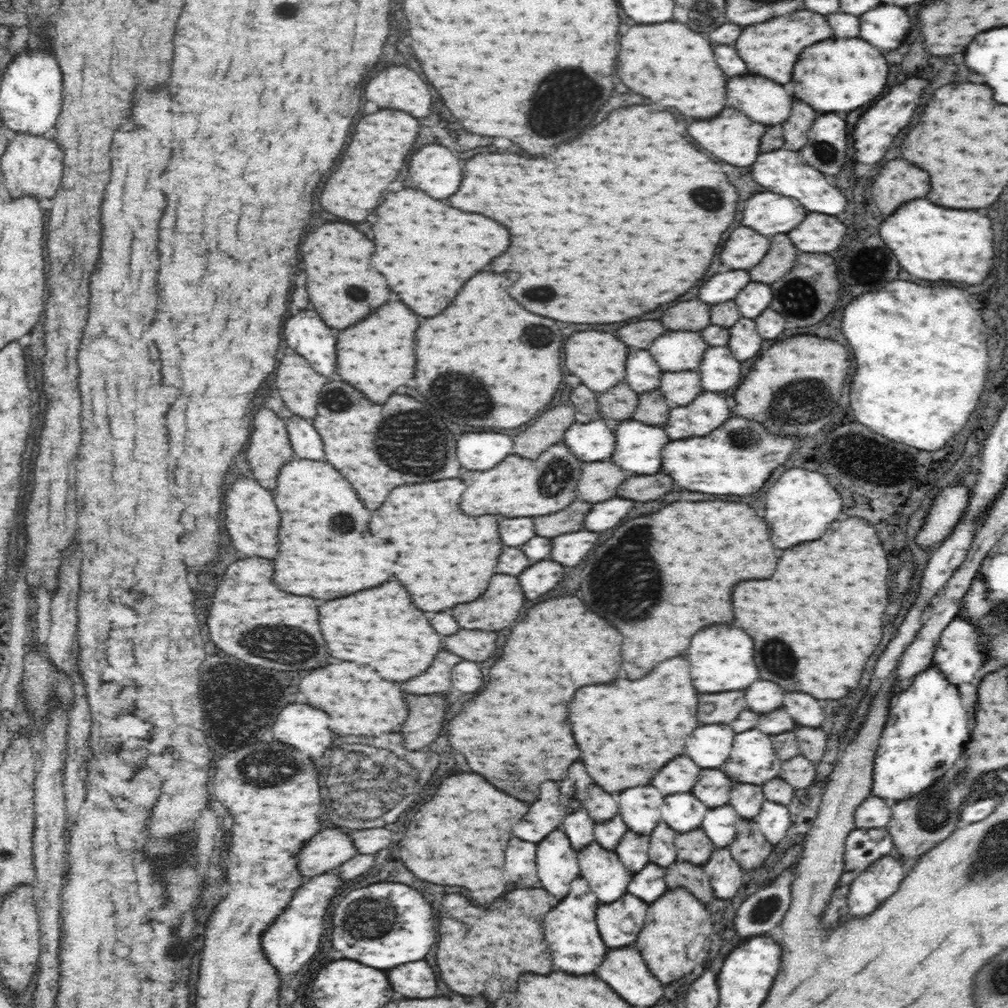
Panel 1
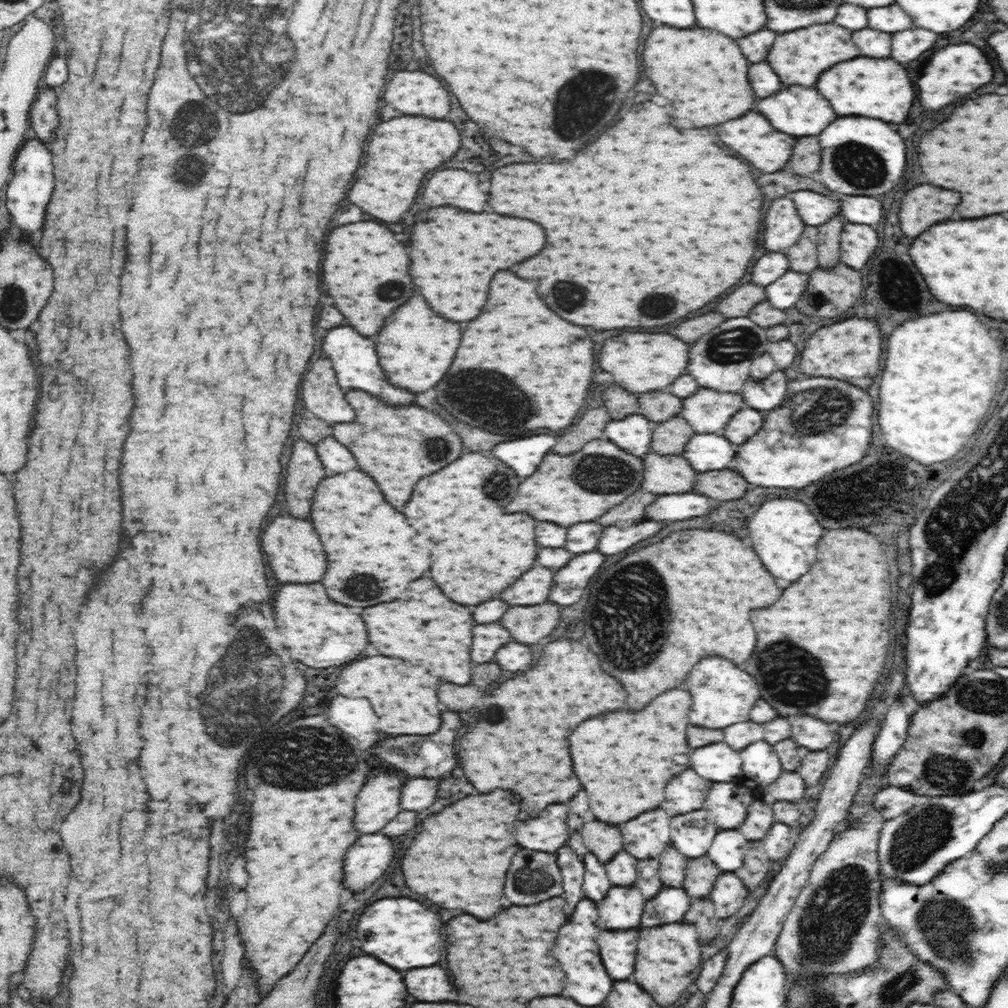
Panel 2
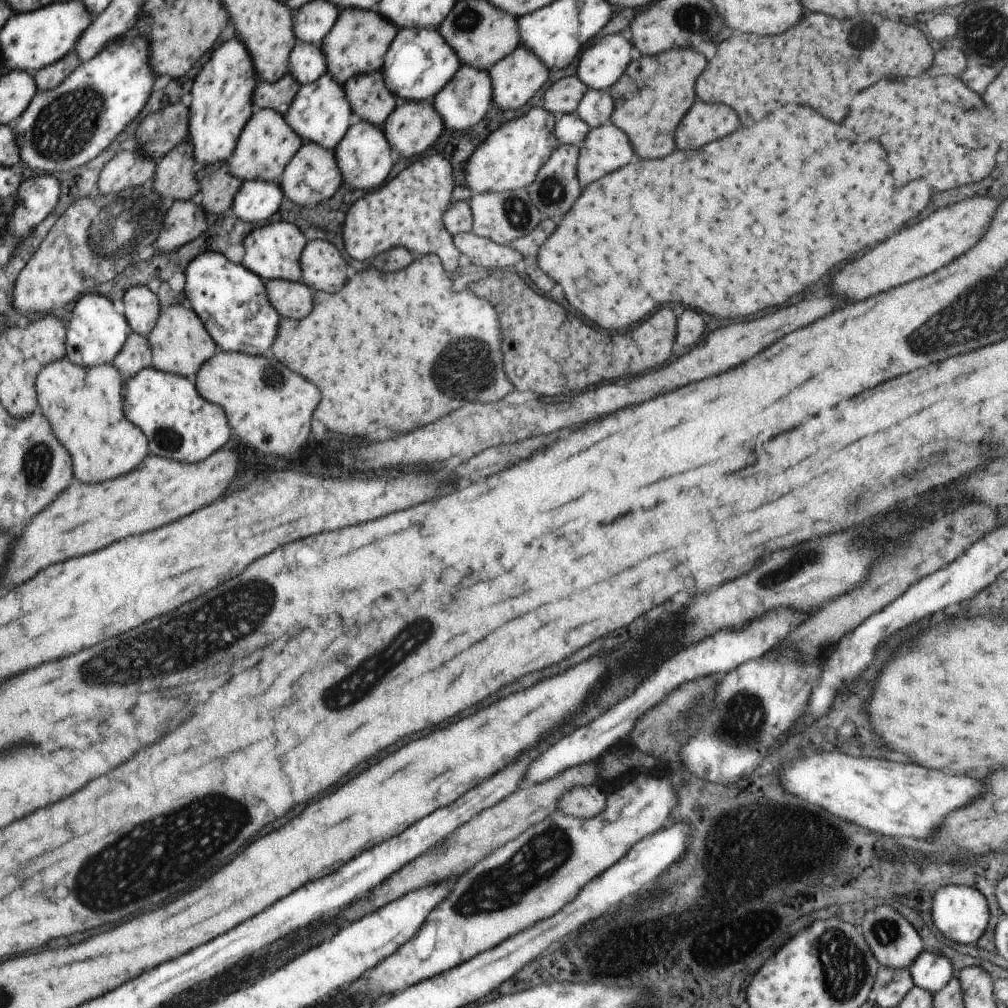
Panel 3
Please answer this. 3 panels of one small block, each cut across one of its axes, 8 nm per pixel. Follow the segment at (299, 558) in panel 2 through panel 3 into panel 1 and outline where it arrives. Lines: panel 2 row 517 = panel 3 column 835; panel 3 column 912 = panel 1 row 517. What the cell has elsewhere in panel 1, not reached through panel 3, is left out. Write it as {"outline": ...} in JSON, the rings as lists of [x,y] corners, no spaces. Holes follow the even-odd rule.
{"outline":[[[238,478],[232,482],[224,494],[224,524],[226,532],[234,544],[236,550],[244,552],[246,556],[262,556],[262,558],[274,558],[276,546],[278,546],[278,526],[280,526],[280,514],[274,506],[272,494],[262,488],[252,478]]]}

